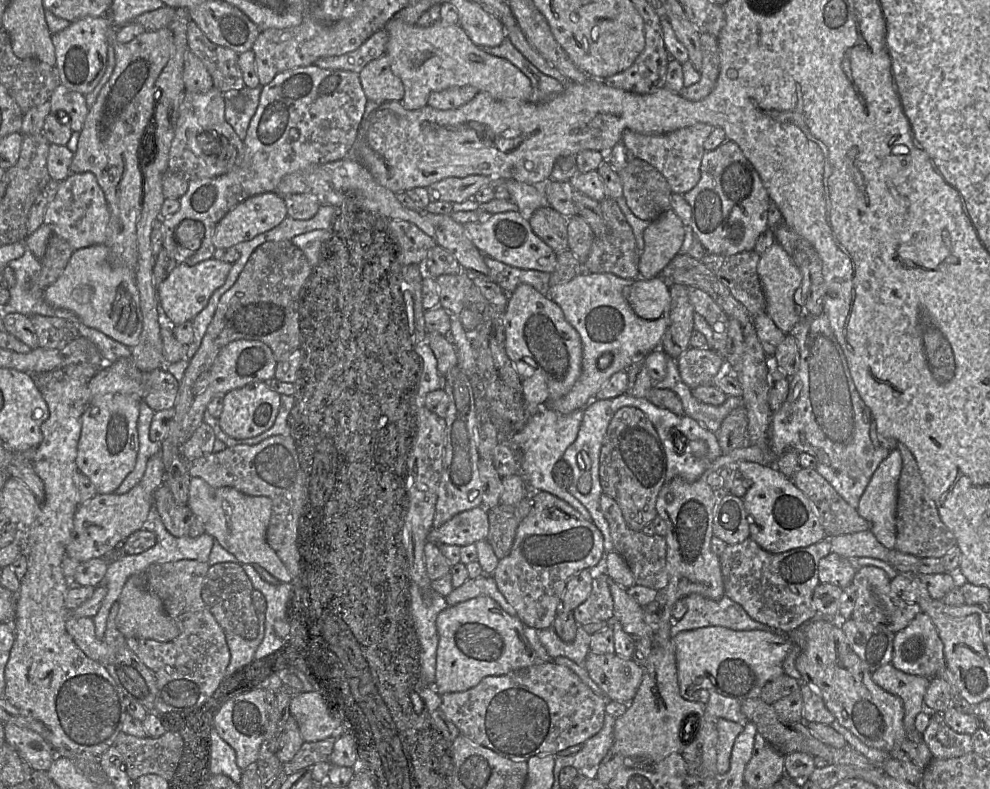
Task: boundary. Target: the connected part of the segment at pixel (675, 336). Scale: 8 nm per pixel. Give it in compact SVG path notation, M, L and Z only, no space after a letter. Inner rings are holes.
M669 284L671 310L669 326L662 338L660 348L673 359L679 358L690 348L690 338L694 329L694 308L688 297L687 287Z

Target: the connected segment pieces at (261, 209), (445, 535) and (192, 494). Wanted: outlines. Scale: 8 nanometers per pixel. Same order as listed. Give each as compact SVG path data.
M275 192L254 195L239 203L217 224L212 241L216 249L249 241L278 226L288 216L284 197Z
M480 506L461 512L442 526L433 528L429 541L463 547L487 540L488 531L488 511Z
M191 477L188 488L187 506L200 519L205 532L212 536L228 553L234 555L240 564L258 564L281 583L291 583L293 578L276 552L266 541L266 531L270 523L273 503L268 497L249 496L232 487L215 488L199 477Z

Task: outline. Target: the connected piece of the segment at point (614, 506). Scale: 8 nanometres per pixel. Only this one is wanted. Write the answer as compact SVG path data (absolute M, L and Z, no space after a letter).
M604 493L600 497L600 508L609 524L613 547L630 567L635 584L652 588L656 591L664 590L669 583L666 560L667 542L665 536L657 534L648 536L642 531L630 529L623 518L619 505L614 499Z

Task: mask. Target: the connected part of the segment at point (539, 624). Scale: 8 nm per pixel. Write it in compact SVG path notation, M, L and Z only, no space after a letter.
M532 491L530 497L531 510L517 528L509 555L499 560L492 577L520 620L531 628L543 630L553 627L569 579L582 570L599 570L602 567L604 539L592 521L586 520L562 499L545 491Z

